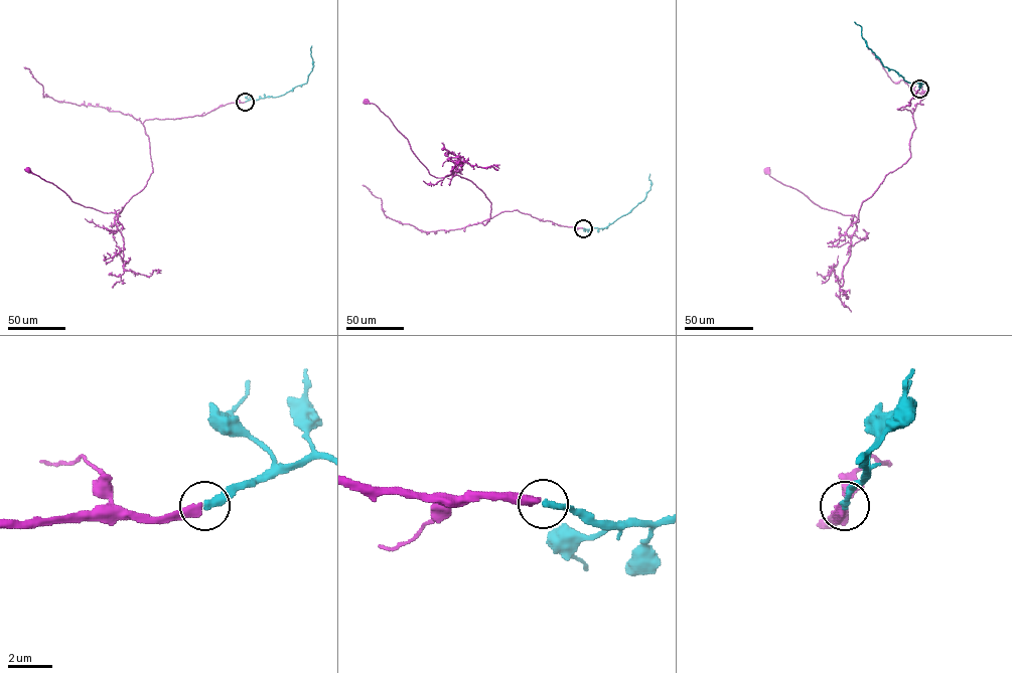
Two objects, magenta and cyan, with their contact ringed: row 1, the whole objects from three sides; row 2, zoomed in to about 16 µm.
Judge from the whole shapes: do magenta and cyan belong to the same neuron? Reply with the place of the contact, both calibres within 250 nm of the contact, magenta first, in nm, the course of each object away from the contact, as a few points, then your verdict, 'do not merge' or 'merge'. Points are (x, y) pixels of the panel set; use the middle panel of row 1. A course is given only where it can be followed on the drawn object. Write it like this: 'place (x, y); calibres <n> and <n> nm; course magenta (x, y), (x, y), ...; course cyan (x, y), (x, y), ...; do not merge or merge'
place (583, 228); calibres 400 and 320 nm; course magenta (583, 227), (517, 210), (483, 224), (491, 203), (484, 193), (457, 175), (431, 175), (391, 120), (366, 102); course cyan (583, 228), (606, 227), (629, 212), (649, 190), (649, 174); merge

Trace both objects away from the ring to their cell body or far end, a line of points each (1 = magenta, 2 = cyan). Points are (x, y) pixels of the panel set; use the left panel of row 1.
1: (245, 102), (227, 104), (201, 115), (144, 122), (153, 171), (146, 185), (119, 213), (74, 202), (27, 169)
2: (245, 102), (278, 97), (305, 83), (313, 66), (311, 45)

